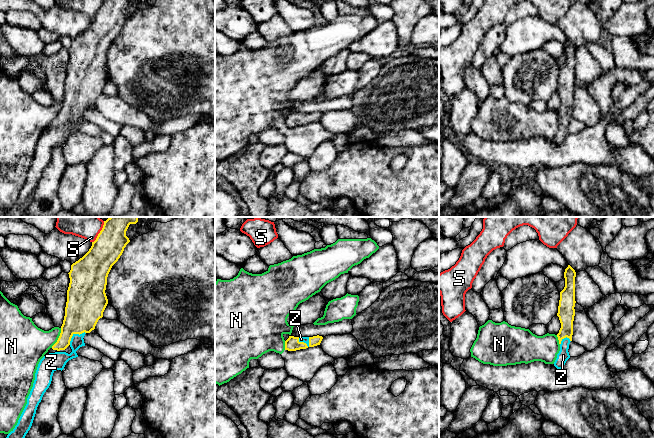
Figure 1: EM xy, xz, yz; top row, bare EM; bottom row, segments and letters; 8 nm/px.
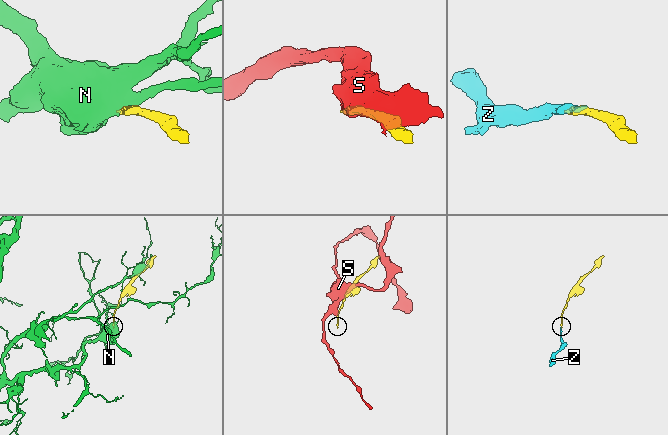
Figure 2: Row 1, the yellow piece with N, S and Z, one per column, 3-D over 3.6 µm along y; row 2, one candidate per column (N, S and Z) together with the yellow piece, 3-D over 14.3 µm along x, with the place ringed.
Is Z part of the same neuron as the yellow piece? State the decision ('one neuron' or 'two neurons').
one neuron

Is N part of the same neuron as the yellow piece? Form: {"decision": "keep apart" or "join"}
{"decision": "keep apart"}

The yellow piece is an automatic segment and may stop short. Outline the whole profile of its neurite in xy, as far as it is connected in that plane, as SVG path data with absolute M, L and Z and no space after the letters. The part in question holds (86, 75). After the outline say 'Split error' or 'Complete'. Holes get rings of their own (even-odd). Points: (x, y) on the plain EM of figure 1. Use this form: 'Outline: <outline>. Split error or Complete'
Outline: M104 0L96 16L92 18L89 27L71 41L71 46L68 49L70 59L67 66L65 92L61 102L60 112L57 118L52 122L52 125L56 128L49 129L40 136L35 149L33 163L27 174L27 180L17 201L7 211L5 217L23 217L32 202L37 183L51 160L53 149L56 146L62 147L69 136L78 133L76 127L80 123L85 122L83 115L85 110L94 106L98 96L103 93L103 88L108 80L105 69L107 53L112 42L118 37L124 24L130 18L129 14L126 12L129 1L130 0Z. Split error

